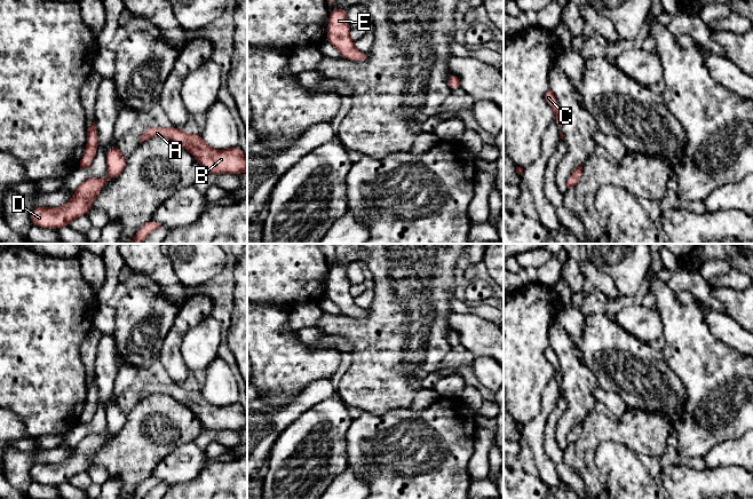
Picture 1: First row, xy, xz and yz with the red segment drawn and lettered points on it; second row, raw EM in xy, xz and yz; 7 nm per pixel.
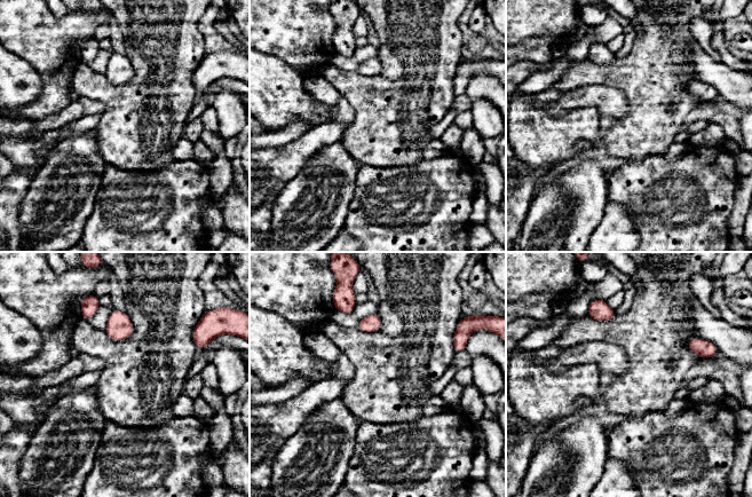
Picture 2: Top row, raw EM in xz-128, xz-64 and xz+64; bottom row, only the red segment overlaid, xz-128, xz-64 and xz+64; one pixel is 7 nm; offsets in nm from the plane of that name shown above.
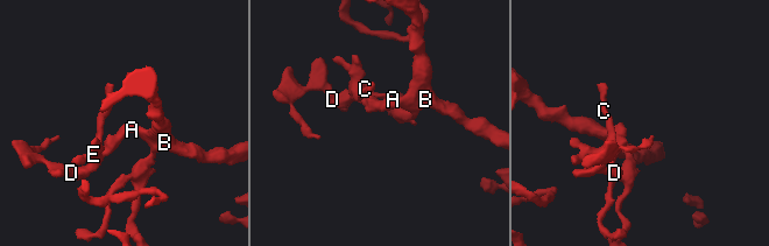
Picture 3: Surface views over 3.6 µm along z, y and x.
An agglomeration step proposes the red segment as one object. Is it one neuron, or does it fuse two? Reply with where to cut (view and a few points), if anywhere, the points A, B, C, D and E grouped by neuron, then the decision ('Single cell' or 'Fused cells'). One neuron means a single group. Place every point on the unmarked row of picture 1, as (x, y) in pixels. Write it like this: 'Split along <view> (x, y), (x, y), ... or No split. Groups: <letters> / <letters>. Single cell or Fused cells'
No split. Groups: A B C D E. Single cell

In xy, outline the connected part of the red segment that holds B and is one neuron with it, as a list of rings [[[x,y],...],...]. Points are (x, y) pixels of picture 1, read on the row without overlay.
[[[150,383],[140,394],[140,399],[152,394],[164,394],[191,410],[201,427],[208,430],[238,431],[247,428],[247,417],[239,402],[227,406],[217,406],[206,401],[201,391],[188,390],[177,383]]]

